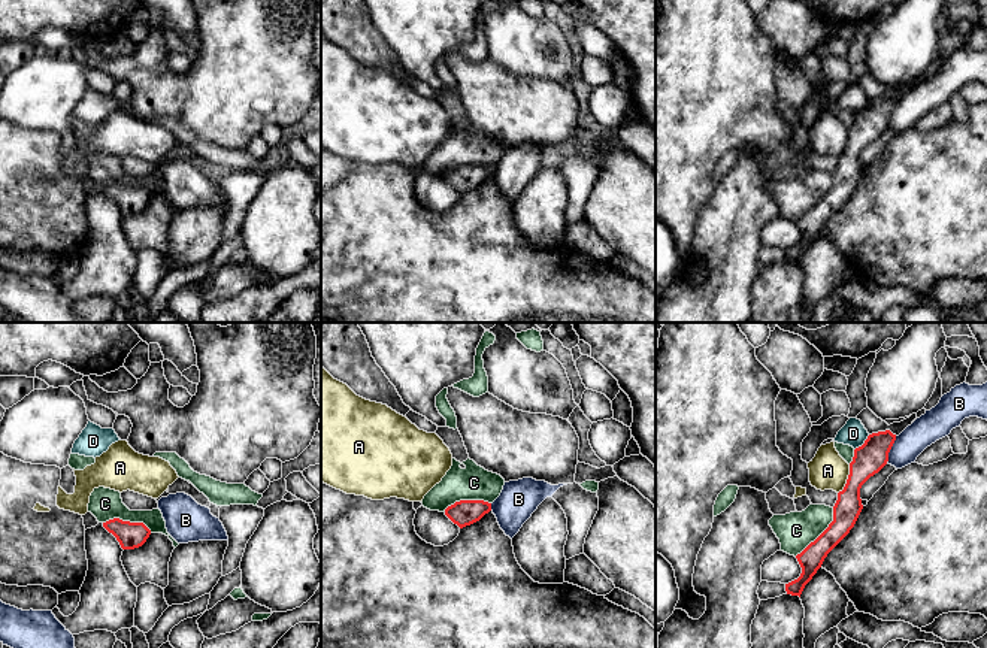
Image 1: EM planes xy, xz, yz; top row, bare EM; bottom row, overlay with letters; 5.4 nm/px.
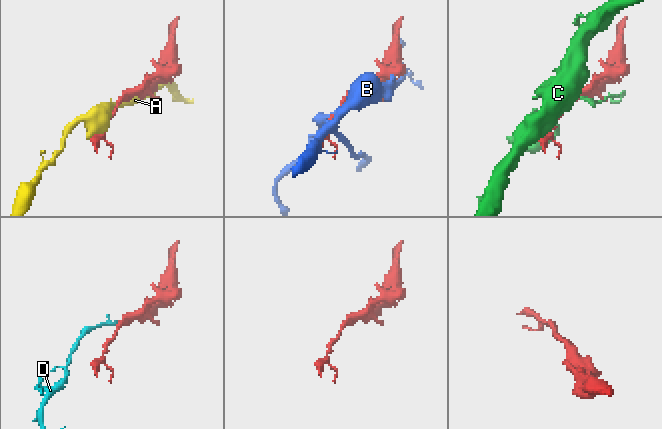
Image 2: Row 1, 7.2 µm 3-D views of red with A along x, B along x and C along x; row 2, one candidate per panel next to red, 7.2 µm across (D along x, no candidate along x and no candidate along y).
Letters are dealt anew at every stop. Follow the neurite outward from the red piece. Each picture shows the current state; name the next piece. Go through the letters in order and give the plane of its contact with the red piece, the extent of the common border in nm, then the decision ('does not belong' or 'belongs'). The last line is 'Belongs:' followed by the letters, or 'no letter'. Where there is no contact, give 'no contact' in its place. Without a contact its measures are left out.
A: yz | 170 nm | does not belong
B: yz | 160 nm | does not belong
C: yz | 340 nm | does not belong
D: yz | 120 nm | does not belong
Belongs: no letter

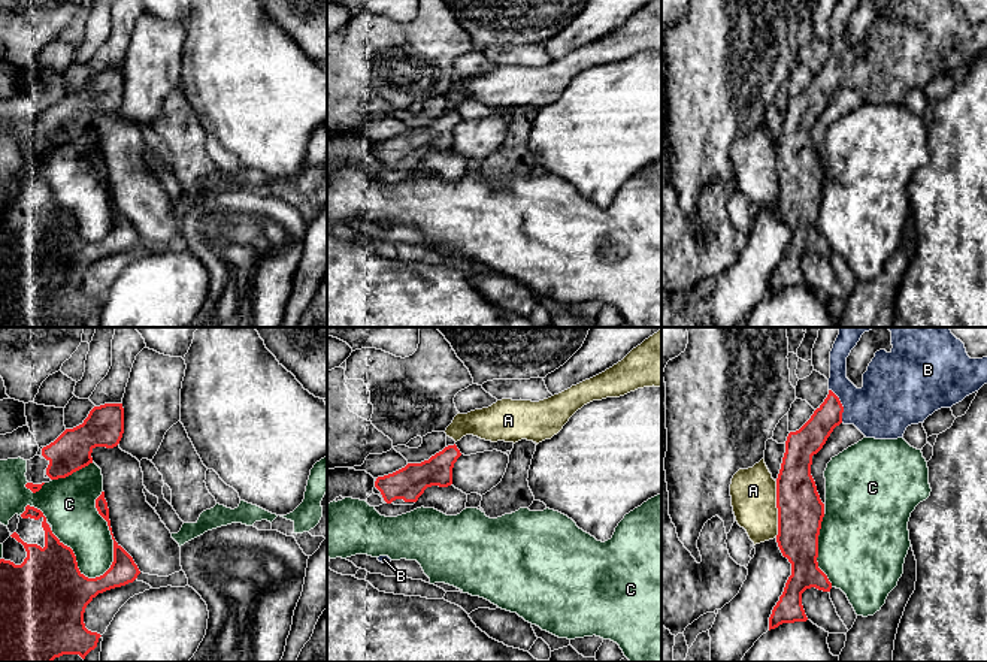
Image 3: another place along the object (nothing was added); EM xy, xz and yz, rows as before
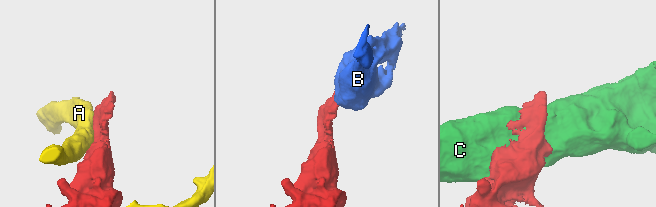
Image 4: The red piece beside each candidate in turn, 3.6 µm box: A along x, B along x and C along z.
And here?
A: yz | 300 nm | does not belong
B: yz | 200 nm | belongs
C: xy | 480 nm | does not belong
Belongs: B

